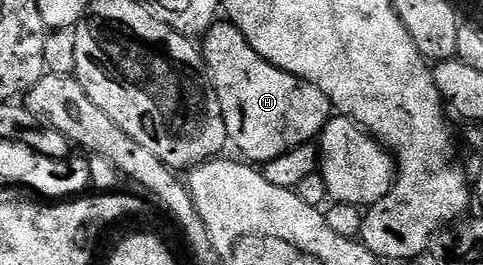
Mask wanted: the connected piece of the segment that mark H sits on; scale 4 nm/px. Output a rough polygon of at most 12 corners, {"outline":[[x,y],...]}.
{"outline":[[233,22],[202,53],[229,143],[263,164],[333,117],[318,87]]}

